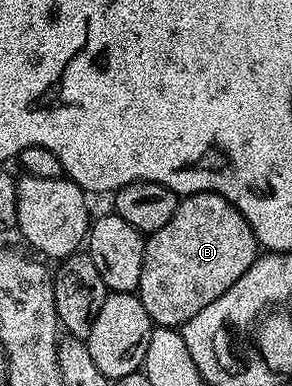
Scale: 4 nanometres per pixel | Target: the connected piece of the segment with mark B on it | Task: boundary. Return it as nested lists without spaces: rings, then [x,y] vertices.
[[[214,191],[186,195],[178,202],[175,209],[175,217],[171,217],[171,221],[167,221],[167,225],[163,225],[163,229],[152,232],[146,238],[145,252],[143,253],[143,273],[139,277],[136,294],[141,296],[143,309],[147,309],[147,313],[153,319],[156,326],[180,329],[187,321],[191,321],[191,317],[195,317],[195,313],[199,313],[199,309],[211,305],[211,301],[215,301],[215,297],[223,297],[223,293],[227,293],[227,289],[231,289],[231,285],[235,285],[235,281],[239,281],[239,277],[243,277],[243,273],[247,273],[250,265],[257,260],[258,254],[259,244],[255,233],[251,229],[251,225],[247,225],[243,213],[239,213],[239,209],[235,209],[235,205],[231,205],[231,201],[227,201],[222,195]]]

